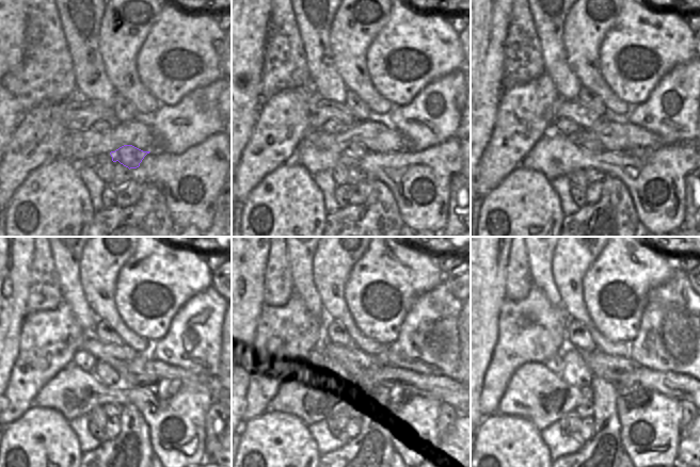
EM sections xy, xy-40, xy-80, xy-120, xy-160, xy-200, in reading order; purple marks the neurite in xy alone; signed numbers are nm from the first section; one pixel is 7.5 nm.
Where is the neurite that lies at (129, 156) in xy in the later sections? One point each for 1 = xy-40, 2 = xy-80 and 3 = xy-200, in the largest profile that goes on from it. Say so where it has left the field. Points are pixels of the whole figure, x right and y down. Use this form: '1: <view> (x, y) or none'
1: xy-40 (355, 150)
2: xy-80 (590, 142)
3: xy-200 (575, 372)

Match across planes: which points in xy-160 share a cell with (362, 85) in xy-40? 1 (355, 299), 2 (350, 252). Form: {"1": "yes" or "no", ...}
{"1": "no", "2": "yes"}

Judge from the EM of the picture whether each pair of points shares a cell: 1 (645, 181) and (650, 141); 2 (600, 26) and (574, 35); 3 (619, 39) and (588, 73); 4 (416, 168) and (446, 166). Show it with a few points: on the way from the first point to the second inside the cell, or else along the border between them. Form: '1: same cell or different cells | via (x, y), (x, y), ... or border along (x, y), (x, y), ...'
1: different cells | border along (663, 145), (652, 153), (641, 155), (623, 151)
2: same cell | via (593, 25), (589, 25), (581, 33)
3: different cells | border along (604, 37), (599, 50), (599, 68), (607, 85)
4: same cell | via (424, 168), (439, 166)

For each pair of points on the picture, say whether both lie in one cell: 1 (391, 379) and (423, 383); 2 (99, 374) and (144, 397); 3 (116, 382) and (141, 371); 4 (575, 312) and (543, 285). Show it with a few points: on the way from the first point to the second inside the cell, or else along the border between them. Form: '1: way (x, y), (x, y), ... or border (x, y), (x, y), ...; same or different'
1: way (398, 380), (415, 383); same
2: border (101, 383), (109, 387), (126, 388); different
3: border (116, 372), (126, 383), (127, 387); different
4: border (553, 277), (562, 306); different

